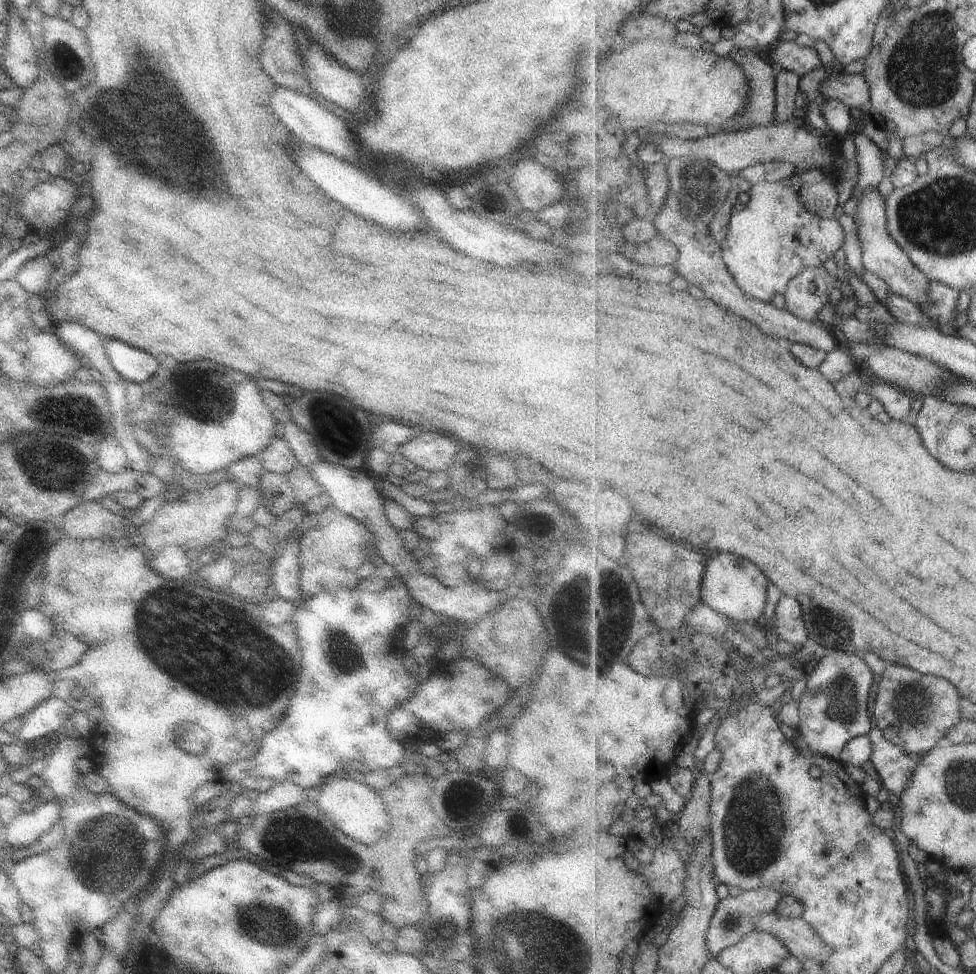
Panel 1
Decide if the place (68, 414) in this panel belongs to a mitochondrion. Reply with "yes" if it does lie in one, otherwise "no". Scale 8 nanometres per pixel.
yes

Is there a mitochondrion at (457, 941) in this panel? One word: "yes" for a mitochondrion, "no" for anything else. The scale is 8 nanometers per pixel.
yes

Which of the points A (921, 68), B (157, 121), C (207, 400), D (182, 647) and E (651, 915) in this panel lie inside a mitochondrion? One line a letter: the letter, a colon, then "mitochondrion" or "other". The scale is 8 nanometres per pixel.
A: mitochondrion
B: mitochondrion
C: mitochondrion
D: mitochondrion
E: other

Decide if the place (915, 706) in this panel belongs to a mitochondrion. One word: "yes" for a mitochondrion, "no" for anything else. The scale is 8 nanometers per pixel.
yes

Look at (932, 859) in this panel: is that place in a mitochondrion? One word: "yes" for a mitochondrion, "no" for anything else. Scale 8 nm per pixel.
no

